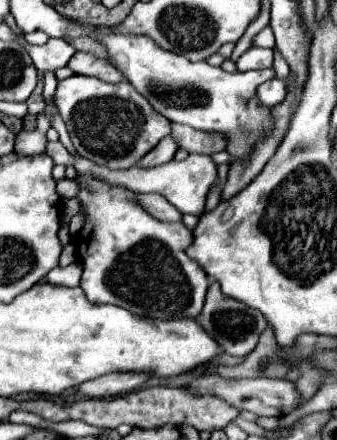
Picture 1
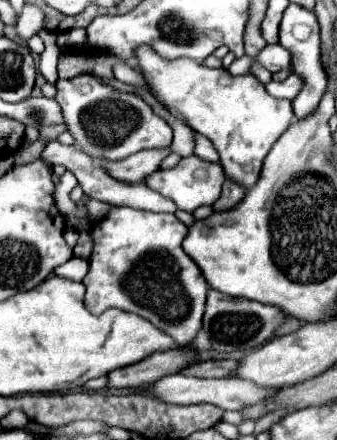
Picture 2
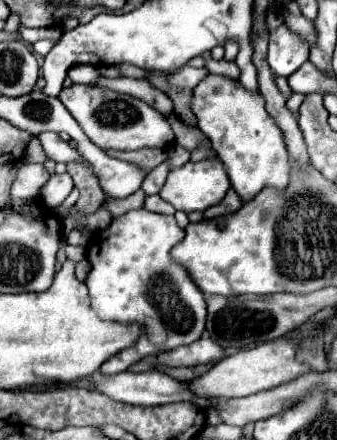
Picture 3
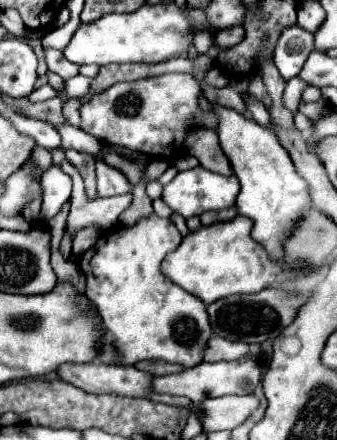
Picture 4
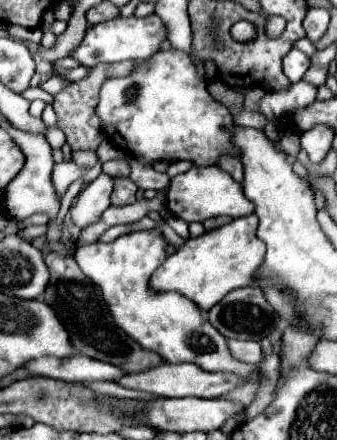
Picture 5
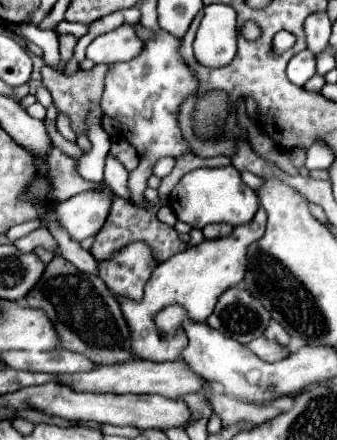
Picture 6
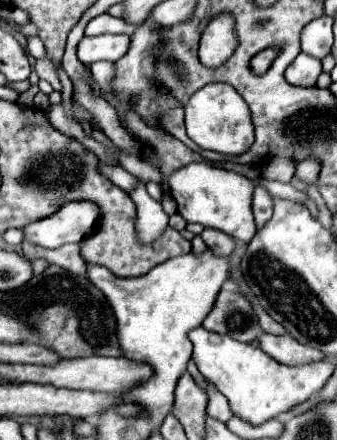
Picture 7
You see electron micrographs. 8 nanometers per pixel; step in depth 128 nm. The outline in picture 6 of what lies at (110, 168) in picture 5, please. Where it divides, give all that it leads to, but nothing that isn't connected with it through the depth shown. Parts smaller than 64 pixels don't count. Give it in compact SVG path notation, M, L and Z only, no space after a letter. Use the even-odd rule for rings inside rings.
M112 144L110 154L116 160L120 160L128 172L132 172L138 166L138 154L136 154L136 150L130 144Z

